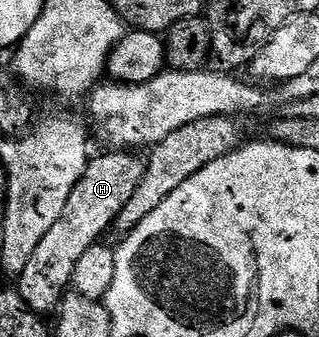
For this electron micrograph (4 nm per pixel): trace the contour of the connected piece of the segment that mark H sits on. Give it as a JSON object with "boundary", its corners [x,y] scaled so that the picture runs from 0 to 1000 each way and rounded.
{"boundary":[[[332,445],[323,463],[298,460],[279,475],[257,501],[251,540],[238,540],[201,611],[179,620],[176,638],[154,656],[157,680],[122,706],[119,727],[97,742],[94,763],[85,766],[82,786],[72,789],[69,810],[56,819],[50,864],[69,875],[85,908],[122,938],[144,944],[154,941],[154,926],[185,923],[201,890],[194,875],[204,872],[207,855],[213,866],[229,846],[238,789],[251,780],[251,766],[263,766],[263,754],[276,754],[276,742],[288,742],[288,730],[329,703],[320,700],[329,688],[342,691],[354,680],[361,647],[389,623],[389,611],[401,611],[414,576],[426,576],[426,552],[439,552],[458,516],[448,466],[433,463],[442,460],[408,445]]]}

